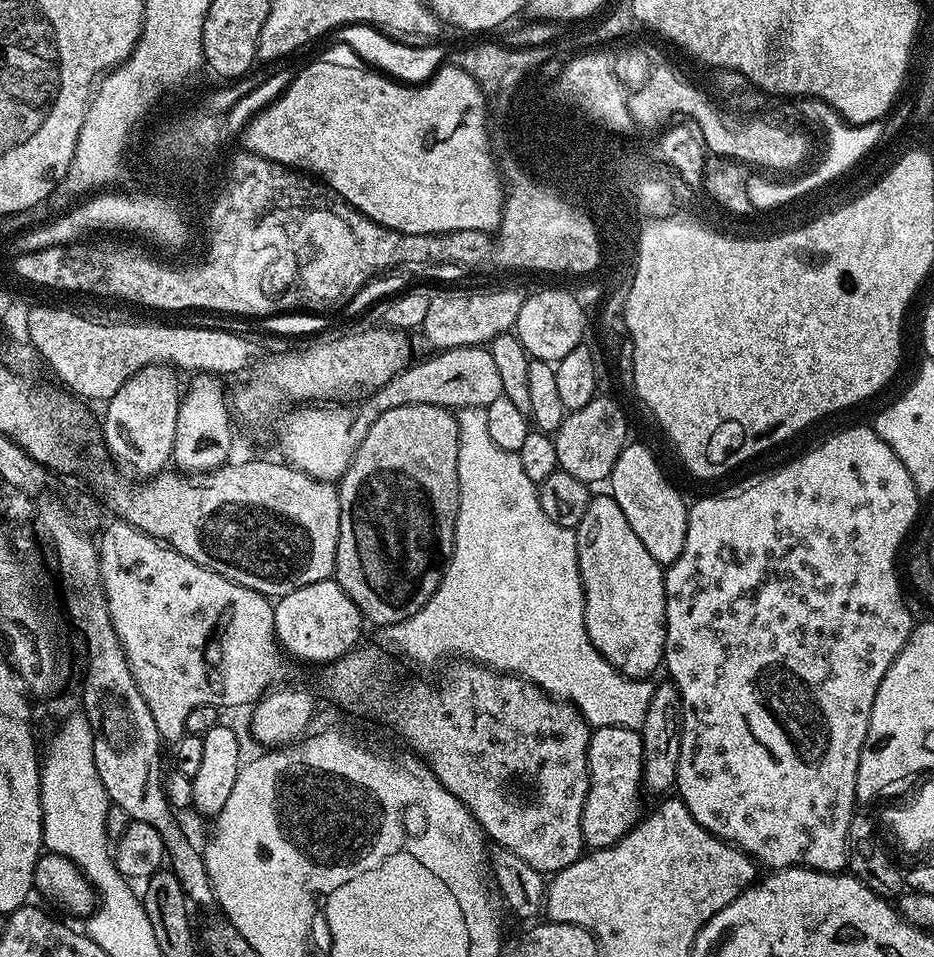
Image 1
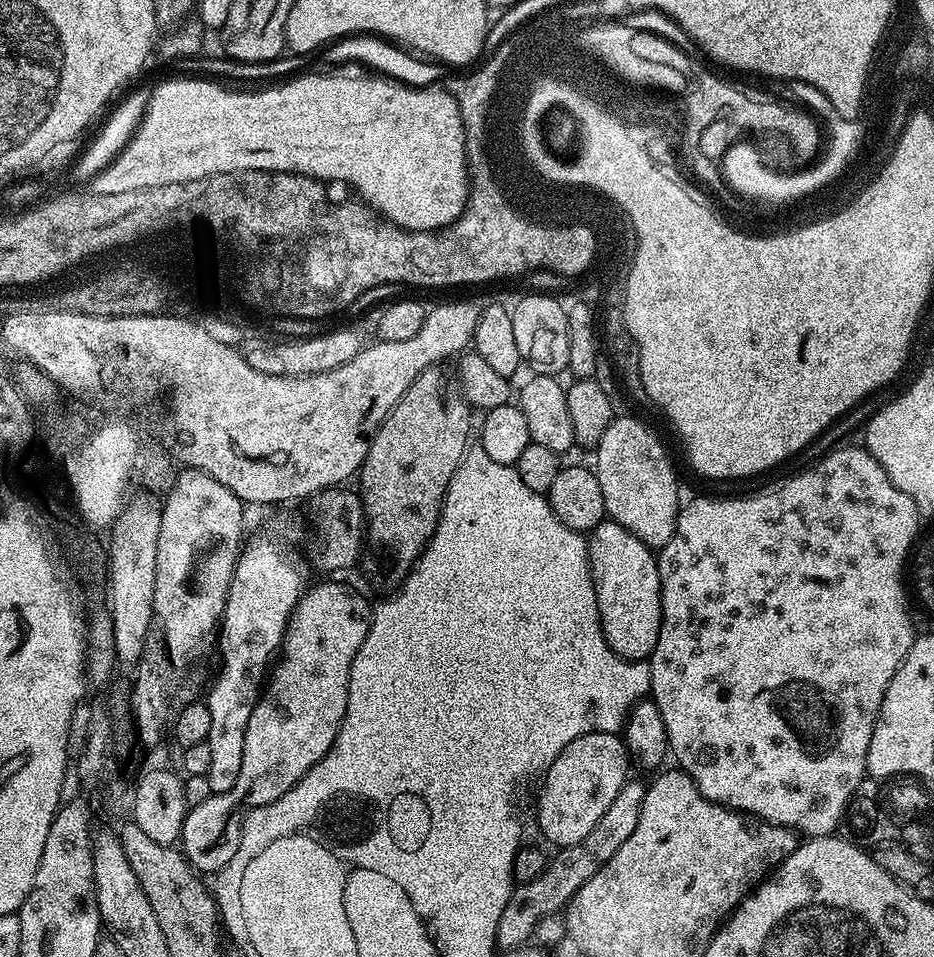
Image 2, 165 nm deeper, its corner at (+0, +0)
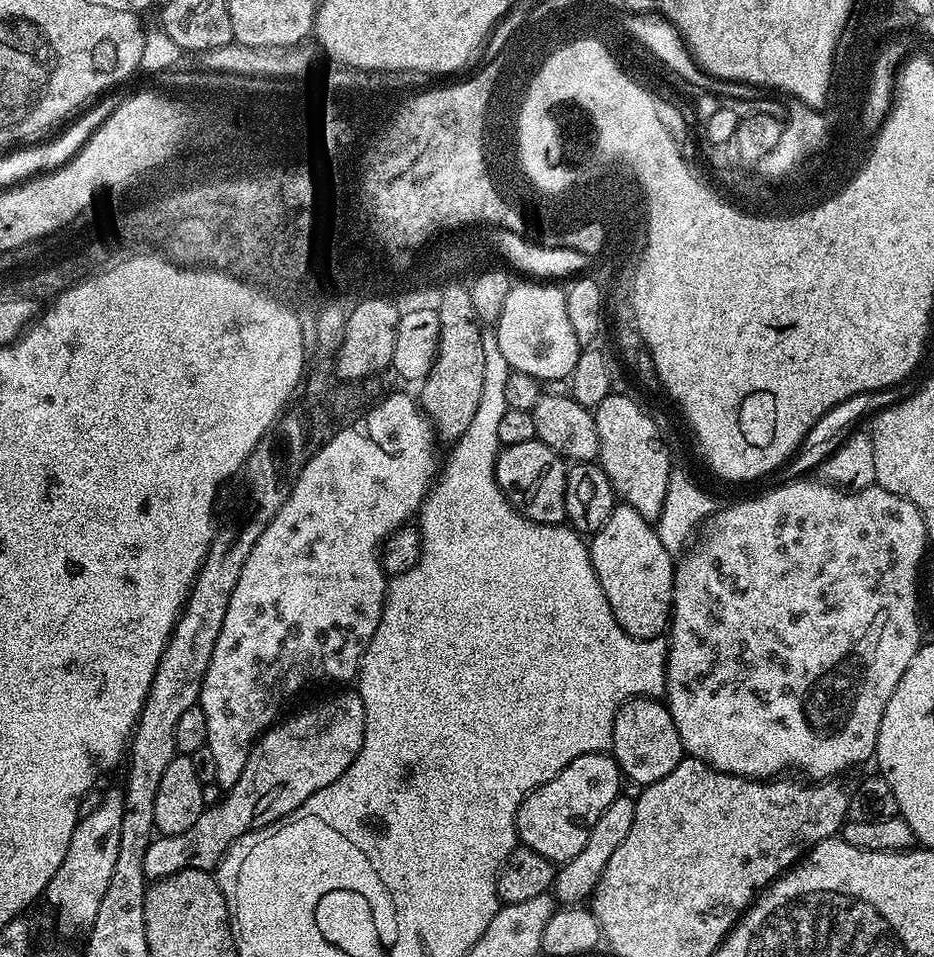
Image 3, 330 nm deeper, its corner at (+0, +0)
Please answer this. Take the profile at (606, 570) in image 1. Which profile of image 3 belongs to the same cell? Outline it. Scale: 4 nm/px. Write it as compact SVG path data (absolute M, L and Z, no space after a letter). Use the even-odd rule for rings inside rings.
M623 502L617 503L606 526L602 526L591 537L590 551L594 574L598 574L602 594L606 594L610 602L610 610L614 614L616 624L622 626L622 630L633 640L653 640L655 636L664 636L670 627L672 615L674 556L665 546L664 540L658 538L655 527L642 518L638 510Z

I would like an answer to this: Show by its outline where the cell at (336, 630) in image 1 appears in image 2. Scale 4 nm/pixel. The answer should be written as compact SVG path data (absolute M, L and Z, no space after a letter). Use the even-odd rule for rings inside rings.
M313 583L296 603L296 609L288 620L288 629L284 631L284 642L280 646L278 659L267 677L260 701L250 714L250 722L246 722L238 782L234 782L229 792L217 792L206 798L201 805L189 807L186 814L184 828L180 832L182 851L197 873L218 874L227 866L230 858L238 854L242 823L240 808L261 808L282 798L286 790L290 790L312 767L322 762L322 758L326 758L330 746L334 746L334 738L338 738L338 730L346 714L350 666L362 642L366 642L373 605L368 604L367 598L362 593L355 592L348 584L315 584Z

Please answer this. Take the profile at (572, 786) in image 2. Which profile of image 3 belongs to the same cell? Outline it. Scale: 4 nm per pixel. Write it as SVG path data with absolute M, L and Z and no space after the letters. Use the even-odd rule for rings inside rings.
M591 752L574 758L550 782L529 792L522 802L516 815L519 843L553 862L573 860L586 846L602 812L621 795L620 782L620 767L608 752Z

